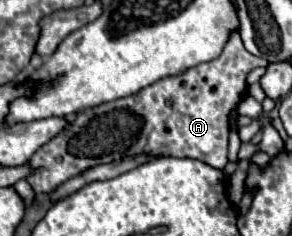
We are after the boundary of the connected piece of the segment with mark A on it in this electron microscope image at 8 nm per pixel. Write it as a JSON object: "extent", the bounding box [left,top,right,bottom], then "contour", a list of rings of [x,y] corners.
{"extent":[29,32,267,192],"contour":[[[235,32],[217,60],[189,68],[189,72],[181,76],[159,80],[133,96],[83,110],[57,138],[31,156],[31,166],[37,168],[37,172],[29,176],[29,184],[35,192],[51,192],[87,168],[121,160],[121,156],[135,156],[137,152],[197,158],[213,168],[225,168],[229,140],[227,116],[241,100],[247,74],[267,64],[267,60],[249,54],[241,44],[241,36]]]}

